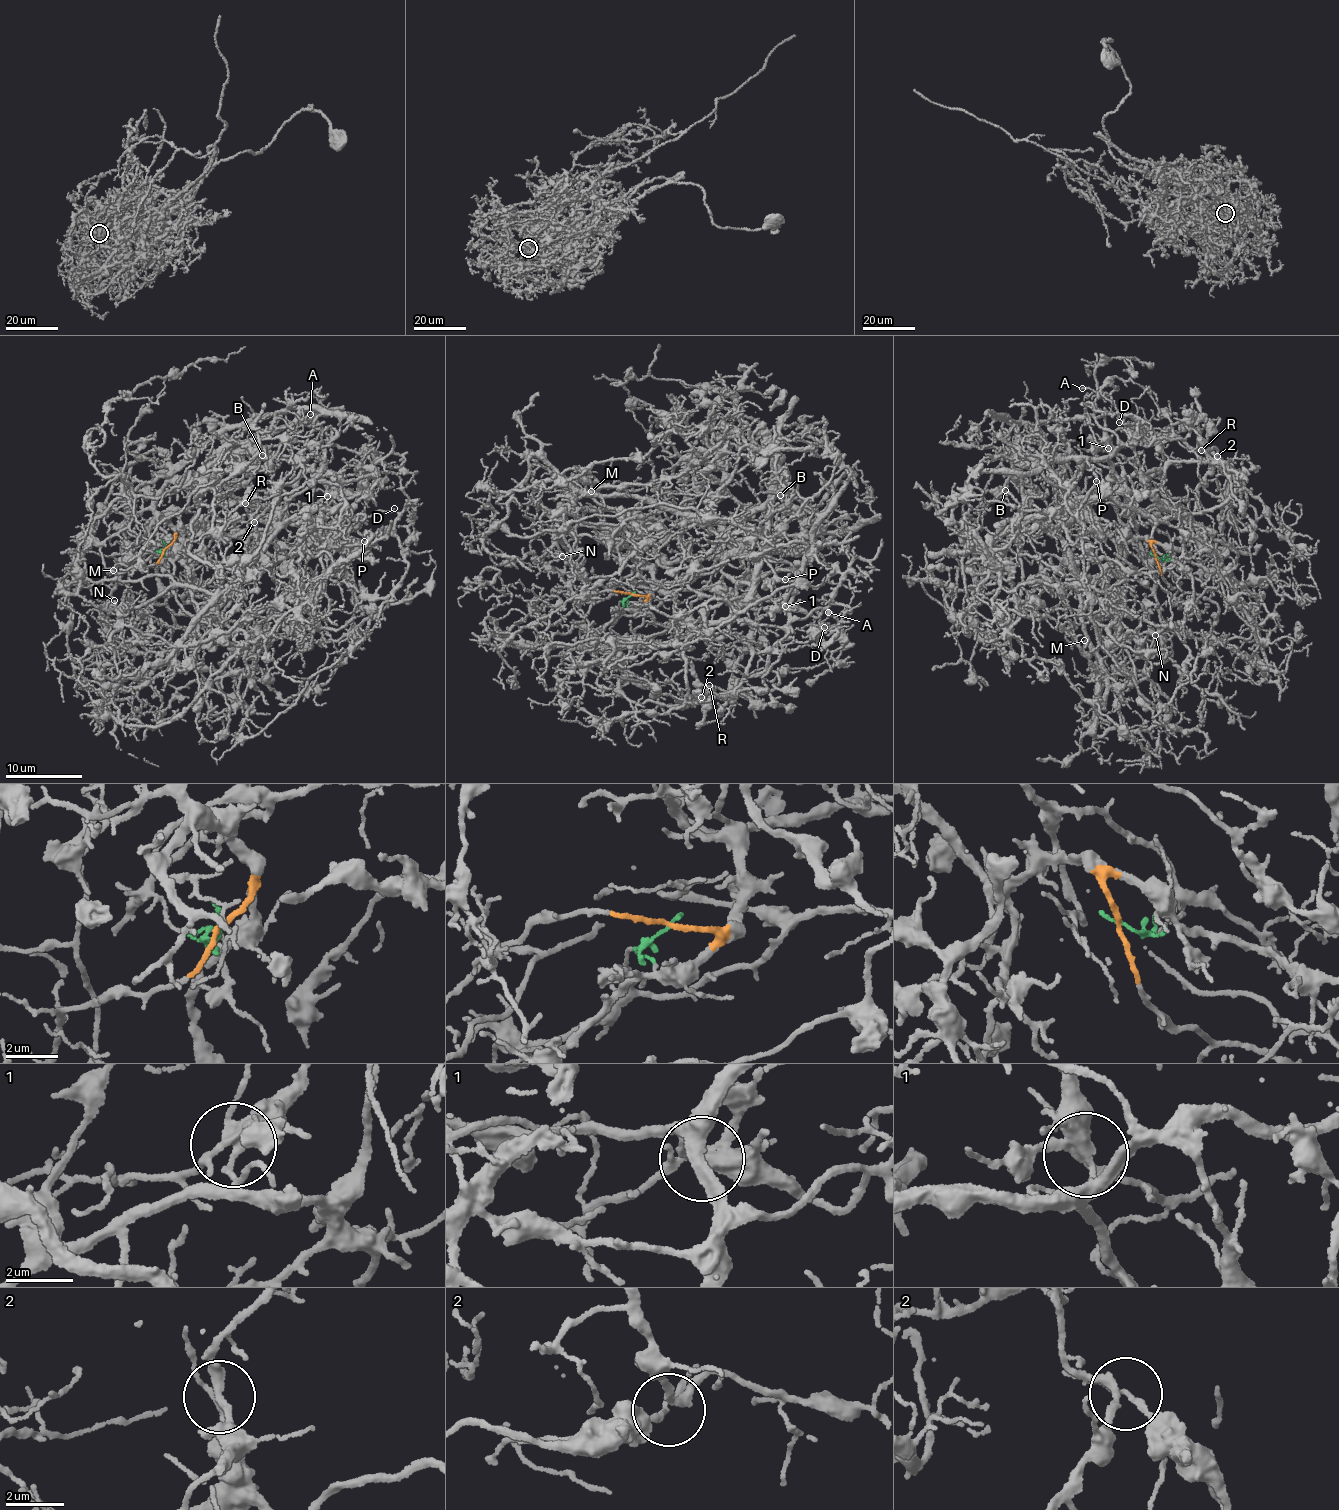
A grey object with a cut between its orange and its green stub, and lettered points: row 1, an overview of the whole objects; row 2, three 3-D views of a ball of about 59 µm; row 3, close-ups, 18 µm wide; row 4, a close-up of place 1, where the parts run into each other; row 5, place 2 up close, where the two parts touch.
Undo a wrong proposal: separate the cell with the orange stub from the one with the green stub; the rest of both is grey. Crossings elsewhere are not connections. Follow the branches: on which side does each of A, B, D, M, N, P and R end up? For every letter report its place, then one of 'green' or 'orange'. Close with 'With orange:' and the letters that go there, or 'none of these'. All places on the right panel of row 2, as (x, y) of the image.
A: (1082, 388) | orange
B: (1005, 490) | orange
D: (1119, 422) | orange
M: (1084, 640) | orange
N: (1155, 635) | orange
P: (1096, 481) | orange
R: (1201, 450) | orange
With orange: A, B, D, M, N, P, R

